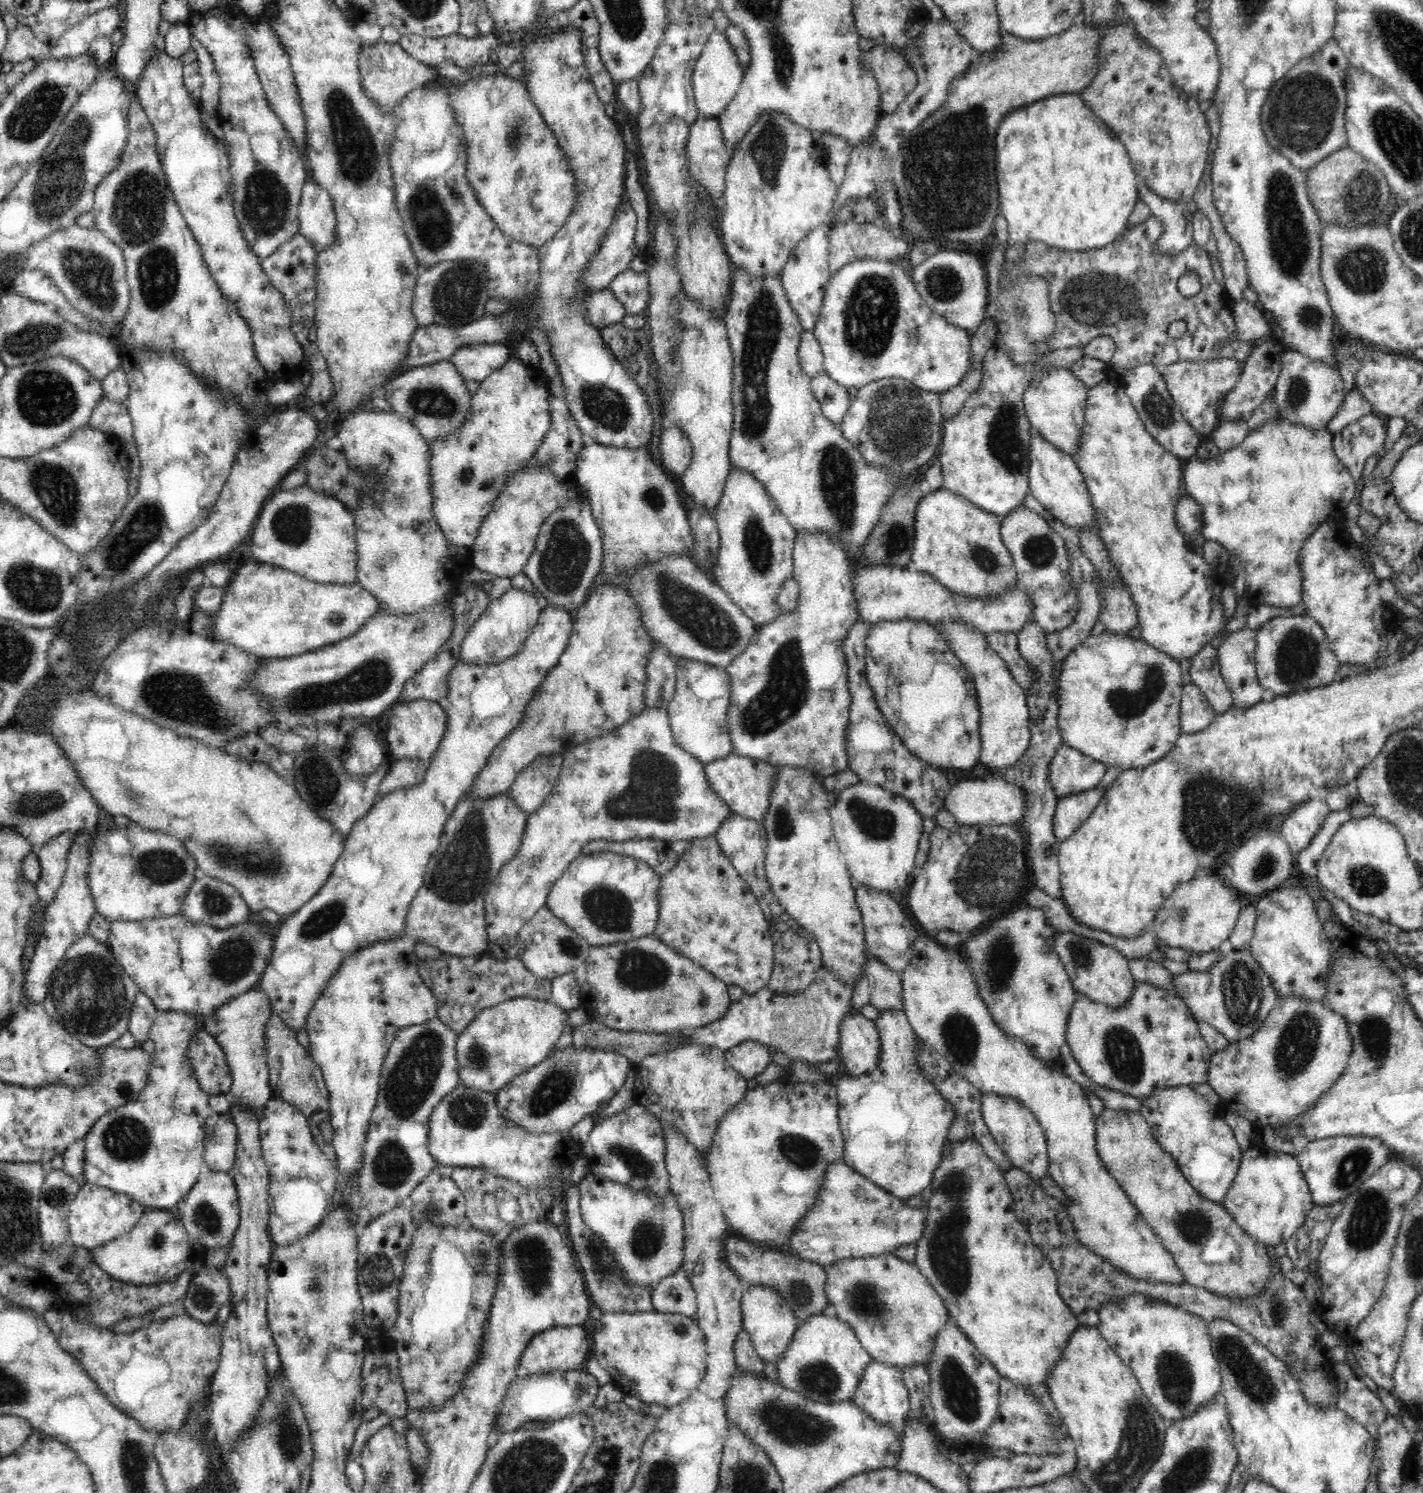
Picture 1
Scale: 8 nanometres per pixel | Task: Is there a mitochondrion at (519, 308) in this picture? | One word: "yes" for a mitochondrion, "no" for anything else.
no

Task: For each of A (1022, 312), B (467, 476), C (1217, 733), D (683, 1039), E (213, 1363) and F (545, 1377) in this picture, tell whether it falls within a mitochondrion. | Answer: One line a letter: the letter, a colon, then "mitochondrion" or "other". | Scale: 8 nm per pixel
A: mitochondrion
B: mitochondrion
C: other
D: other
E: other
F: other

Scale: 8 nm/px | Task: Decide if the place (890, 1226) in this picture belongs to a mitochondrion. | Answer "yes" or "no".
no

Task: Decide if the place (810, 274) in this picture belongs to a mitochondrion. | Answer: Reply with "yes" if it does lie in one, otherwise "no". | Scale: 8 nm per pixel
no

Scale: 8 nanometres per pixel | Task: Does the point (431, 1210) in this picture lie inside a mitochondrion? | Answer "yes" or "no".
yes

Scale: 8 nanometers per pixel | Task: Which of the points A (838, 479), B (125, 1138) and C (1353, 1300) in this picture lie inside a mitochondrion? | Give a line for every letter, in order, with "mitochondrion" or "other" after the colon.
A: mitochondrion
B: mitochondrion
C: other

